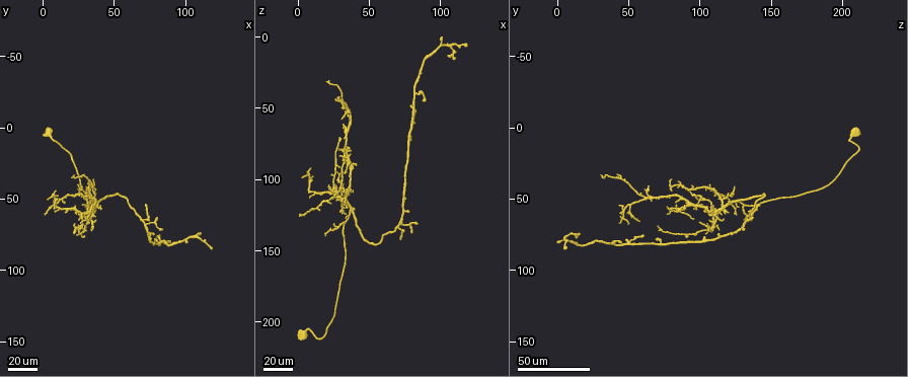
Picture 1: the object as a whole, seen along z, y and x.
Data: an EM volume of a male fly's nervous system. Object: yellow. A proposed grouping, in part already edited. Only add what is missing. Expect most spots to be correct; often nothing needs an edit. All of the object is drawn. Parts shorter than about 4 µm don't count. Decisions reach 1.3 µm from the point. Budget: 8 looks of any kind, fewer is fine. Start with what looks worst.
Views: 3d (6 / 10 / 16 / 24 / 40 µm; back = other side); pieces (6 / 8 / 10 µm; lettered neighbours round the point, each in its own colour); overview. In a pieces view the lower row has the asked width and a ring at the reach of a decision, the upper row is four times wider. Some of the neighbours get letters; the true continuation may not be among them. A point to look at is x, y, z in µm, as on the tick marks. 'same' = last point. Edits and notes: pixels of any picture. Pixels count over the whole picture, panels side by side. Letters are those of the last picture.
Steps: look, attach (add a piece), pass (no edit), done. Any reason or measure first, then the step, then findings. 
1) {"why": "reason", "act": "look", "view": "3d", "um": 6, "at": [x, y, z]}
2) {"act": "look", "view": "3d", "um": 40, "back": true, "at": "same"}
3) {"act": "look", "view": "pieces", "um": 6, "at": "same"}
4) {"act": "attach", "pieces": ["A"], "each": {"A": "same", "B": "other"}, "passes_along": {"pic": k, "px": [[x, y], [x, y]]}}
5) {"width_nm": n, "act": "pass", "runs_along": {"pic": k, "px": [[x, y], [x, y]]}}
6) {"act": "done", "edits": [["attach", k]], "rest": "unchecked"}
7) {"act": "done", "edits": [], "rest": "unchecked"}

{"why": "an open end", "act": "look", "view": "3d", "um": 40, "at": [32, 42, 64]}

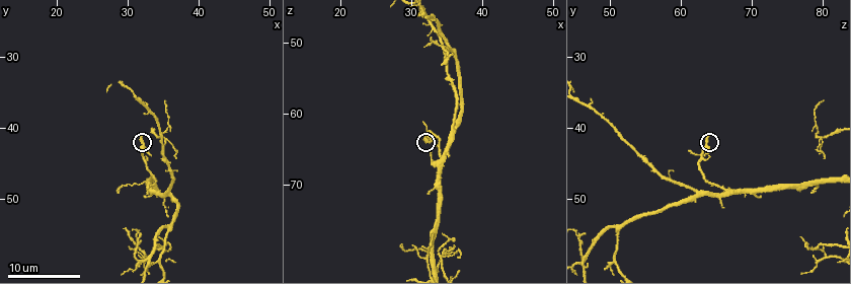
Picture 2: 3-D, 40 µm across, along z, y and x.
{"act": "look", "view": "pieces", "um": 10, "at": [32.0, 41.0, 64.0]}

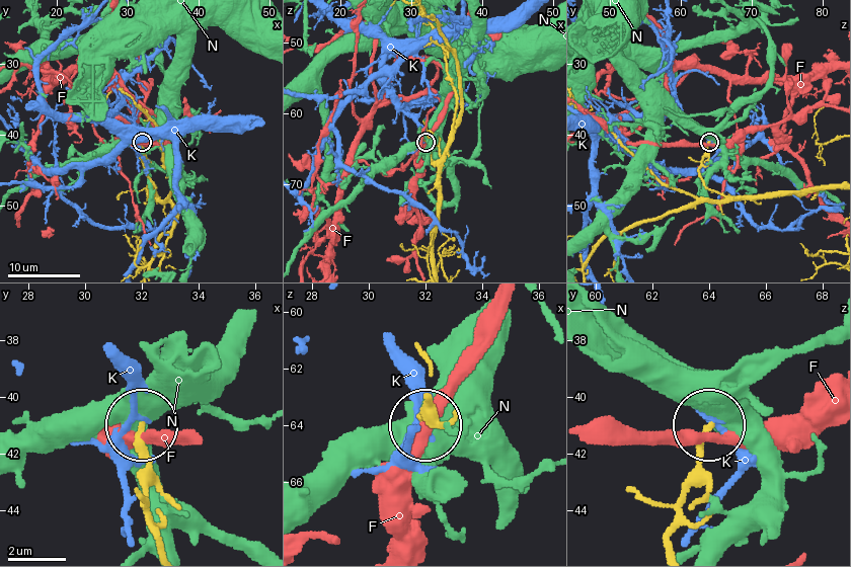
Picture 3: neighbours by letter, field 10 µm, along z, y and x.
{"act": "pass", "each": {"F": "other", "K": "other", "N": "other"}, "runs_along": {"pic": 3, "px": [[768, 192], [725, 196], [709, 189], [700, 173], [708, 143]]}, "found": "none of them fits"}

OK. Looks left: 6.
{"why": "end of a long branch", "act": "look", "view": "3d", "um": 40, "at": [0, 60, 124]}

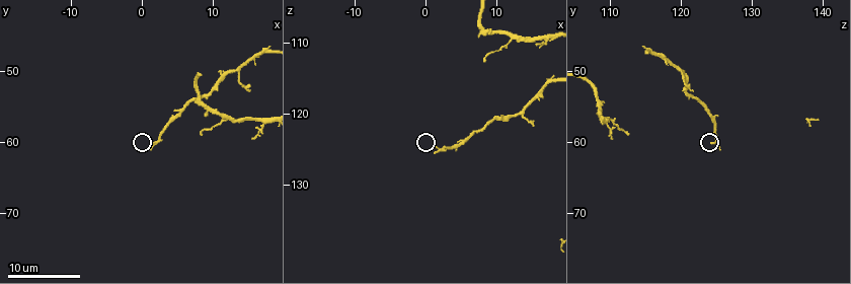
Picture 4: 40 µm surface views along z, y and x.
{"act": "look", "view": "pieces", "um": 8, "at": [1.5, 61.0, 125.5]}

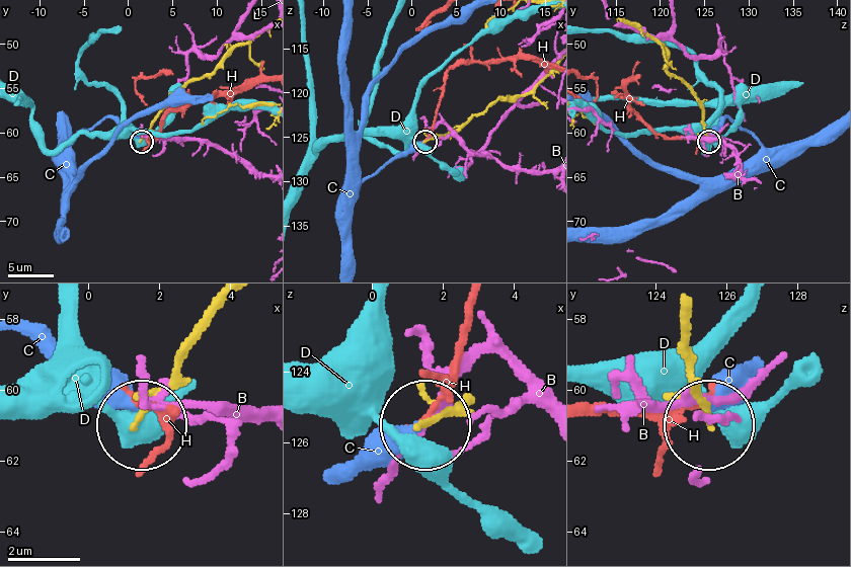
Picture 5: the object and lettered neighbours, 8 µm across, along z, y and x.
{"act": "pass", "each": {"B": "other", "C": "other", "D": "other", "H": "other"}, "runs_along": {"pic": 5, "px": [[229, 300], [138, 423]]}, "found": "none of them fits"}

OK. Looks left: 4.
{"why": "free end", "act": "look", "view": "3d", "um": 40, "at": [8, 56, 96]}

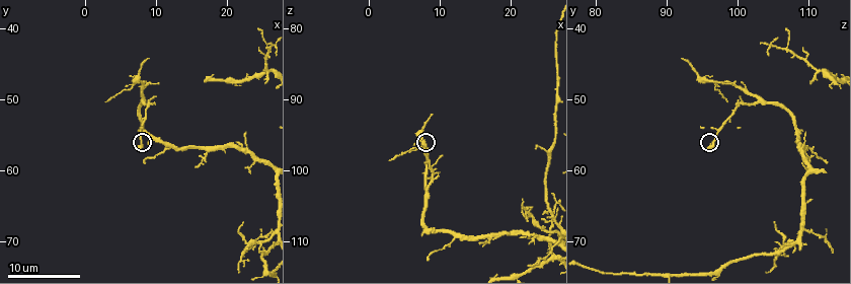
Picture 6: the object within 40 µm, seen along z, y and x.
{"act": "look", "view": "pieces", "um": 6, "at": [8.0, 56.5, 96.0]}

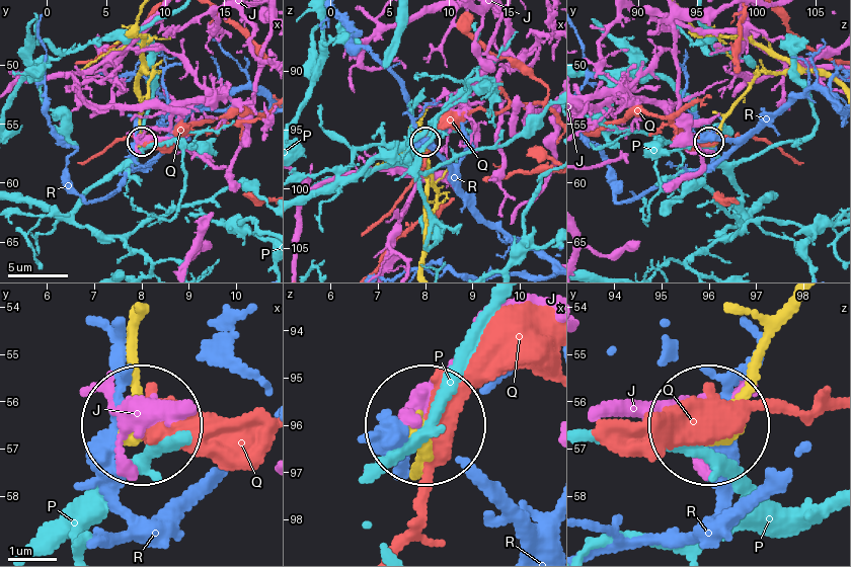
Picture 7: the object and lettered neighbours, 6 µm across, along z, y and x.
{"act": "pass", "each": {"J": "other", "P": "other", "Q": "other", "R": "other"}, "found": "none of them fits"}

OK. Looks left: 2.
{"act": "look", "view": "3d", "um": 24, "at": [102, 80, 0]}

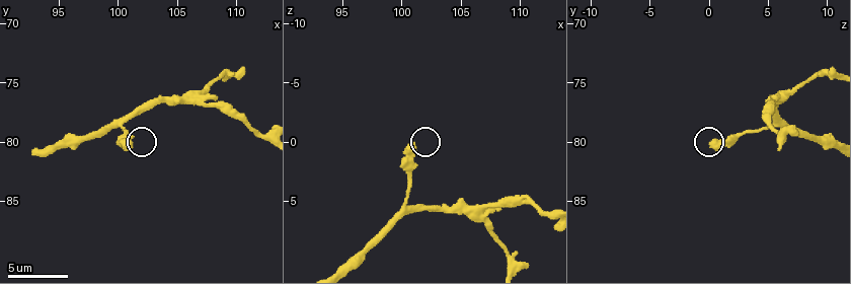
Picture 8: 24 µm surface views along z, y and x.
{"act": "look", "view": "pieces", "um": 6, "at": [101.0, 80.2, 0.0]}

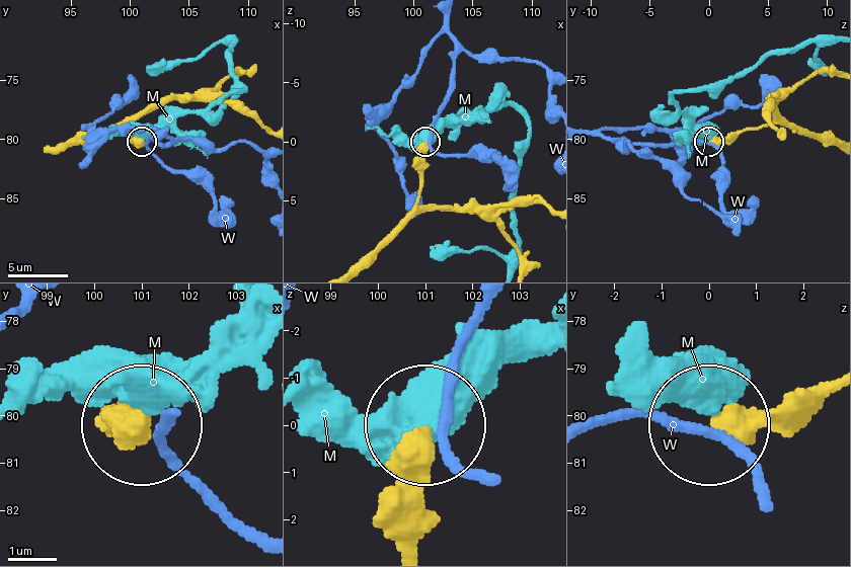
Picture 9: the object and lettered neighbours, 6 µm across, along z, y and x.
{"act": "pass", "each": {"M": "other", "W": "other"}, "runs_along": {"pic": 9, "px": [[830, 383], [713, 423]]}, "found": "no lettered piece goes on from it"}

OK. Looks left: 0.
{"act": "done", "edits": [], "rest": "unchecked"}

